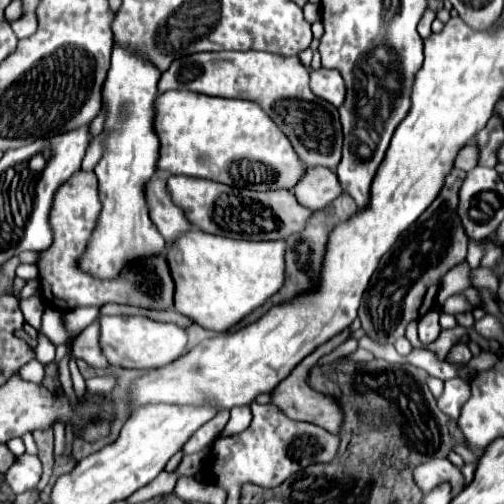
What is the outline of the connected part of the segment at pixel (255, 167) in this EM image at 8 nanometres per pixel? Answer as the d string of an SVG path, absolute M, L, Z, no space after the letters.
M167 91L163 95L159 95L155 99L155 133L159 137L159 161L157 161L157 169L167 171L171 175L187 175L187 177L203 177L203 179L211 179L211 181L219 181L231 187L245 187L245 189L255 189L255 191L271 191L271 189L293 189L295 183L299 181L299 177L303 175L303 163L295 157L295 151L291 149L291 143L287 141L287 137L283 135L283 131L271 121L271 117L253 101L245 101L245 99L219 99L219 97L209 97L209 95L201 95L201 93L193 93L193 91Z

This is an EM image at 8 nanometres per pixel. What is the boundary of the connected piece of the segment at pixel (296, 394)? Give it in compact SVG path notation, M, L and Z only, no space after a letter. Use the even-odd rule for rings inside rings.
M349 328L345 329L339 335L336 335L327 341L325 345L321 345L319 349L315 349L311 355L307 355L299 365L297 369L291 371L291 375L287 379L283 379L281 385L277 385L277 389L273 391L273 403L279 405L279 409L283 409L283 413L287 413L287 417L295 419L295 421L307 421L307 423L313 423L313 425L319 425L323 427L325 431L331 431L331 433L339 433L341 431L341 423L343 423L343 409L341 405L335 401L335 397L331 395L323 395L315 389L311 389L307 383L305 383L305 377L309 375L309 367L313 367L325 353L333 351L337 345L341 345L351 336L351 331Z

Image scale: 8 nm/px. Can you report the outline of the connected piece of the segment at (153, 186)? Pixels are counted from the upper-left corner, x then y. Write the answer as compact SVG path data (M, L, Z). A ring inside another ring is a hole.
M153 175L147 181L145 199L149 207L149 217L157 225L159 233L165 237L167 243L173 243L181 233L191 229L189 221L183 217L183 211L171 201L167 181L159 175Z

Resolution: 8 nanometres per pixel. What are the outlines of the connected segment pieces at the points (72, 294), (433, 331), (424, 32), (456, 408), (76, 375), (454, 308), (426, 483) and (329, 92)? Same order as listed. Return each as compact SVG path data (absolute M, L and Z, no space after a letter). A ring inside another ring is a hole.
M79 171L73 173L73 177L69 177L57 191L53 197L53 205L51 205L51 215L49 215L49 225L53 231L53 243L45 249L39 251L39 259L37 259L37 269L39 269L39 281L42 285L42 296L49 307L59 309L61 311L75 309L75 307L83 307L83 305L105 305L105 303L123 303L123 305L137 305L137 307L147 307L147 309L167 309L173 305L173 281L167 269L167 261L165 255L153 257L149 261L139 261L139 265L131 265L127 267L119 279L113 281L99 281L99 279L91 279L91 275L81 273L77 267L77 257L83 253L91 229L95 227L97 215L99 215L101 203L99 203L99 195L97 195L97 177L93 171Z
M431 311L427 313L421 321L419 321L419 341L421 343L433 343L437 337L439 337L439 313L437 311Z
M427 9L425 17L419 21L419 35L421 35L423 39L427 39L427 37L431 35L431 23L433 23L433 19L435 19L435 13L433 13L431 9Z
M449 379L449 381L445 381L445 391L437 401L439 409L443 413L447 413L451 419L457 419L459 413L461 413L463 403L467 401L469 395L471 395L471 389L469 389L469 385L465 381Z
M71 358L69 361L69 370L71 373L74 391L80 399L83 399L87 394L85 380L82 377L74 358Z
M453 295L445 301L443 309L445 309L445 313L451 313L451 315L467 313L467 311L471 311L471 303L465 299L465 295Z
M433 459L429 463L423 463L413 471L413 475L415 475L415 483L423 489L423 493L429 493L443 483L449 483L455 495L465 489L463 473L447 459Z
M311 69L311 91L333 103L335 107L339 107L343 103L345 97L345 85L343 85L343 77L337 73L337 69Z

